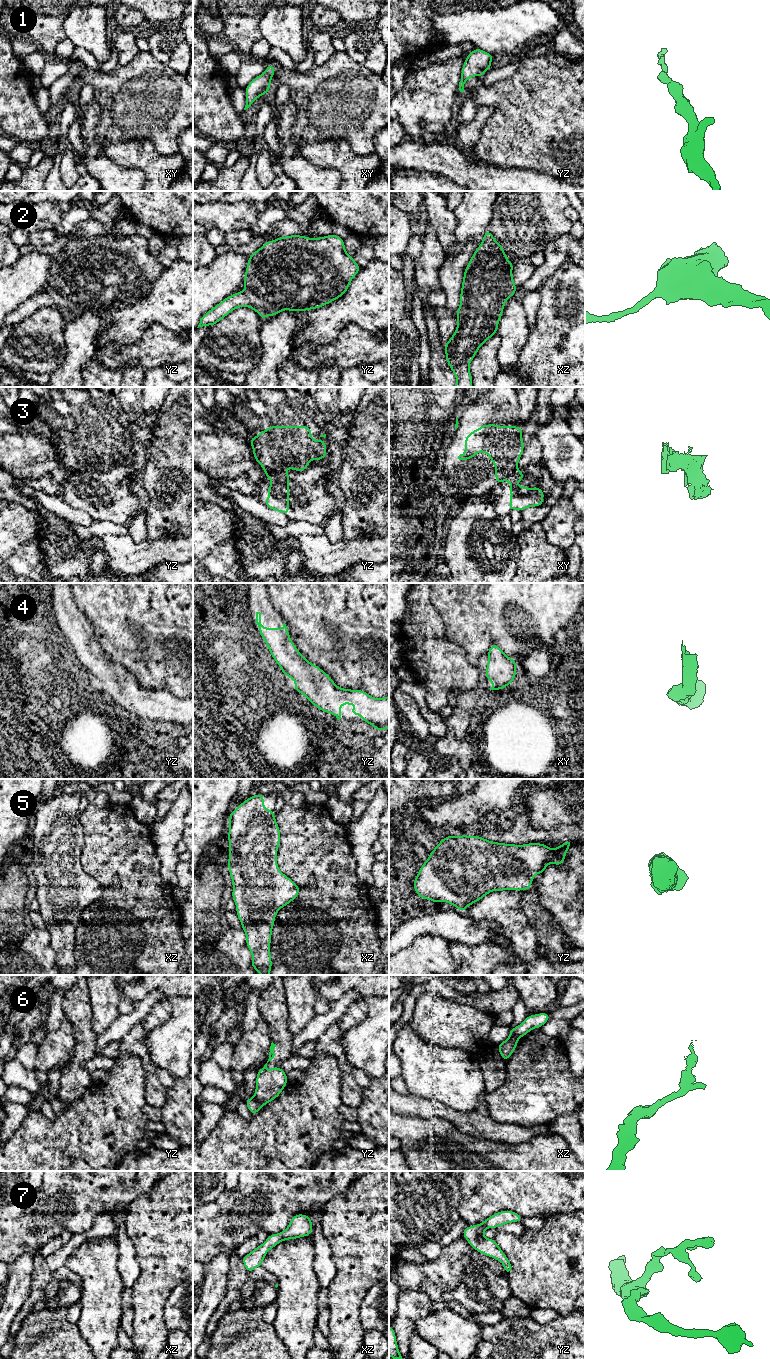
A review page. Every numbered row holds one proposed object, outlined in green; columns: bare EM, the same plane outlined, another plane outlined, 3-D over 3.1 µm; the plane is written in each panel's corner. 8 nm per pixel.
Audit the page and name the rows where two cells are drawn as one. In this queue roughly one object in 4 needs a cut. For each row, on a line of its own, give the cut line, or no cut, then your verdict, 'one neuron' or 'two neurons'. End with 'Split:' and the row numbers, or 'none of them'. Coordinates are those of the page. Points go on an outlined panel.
1: no cut | one neuron
2: no cut | one neuron
3: yz (282, 471), (274, 471), (266, 475) | two neurons
4: no cut | one neuron
5: no cut | one neuron
6: xz (517, 1038), (508, 1039) | two neurons
7: no cut | one neuron
Split: 3, 6

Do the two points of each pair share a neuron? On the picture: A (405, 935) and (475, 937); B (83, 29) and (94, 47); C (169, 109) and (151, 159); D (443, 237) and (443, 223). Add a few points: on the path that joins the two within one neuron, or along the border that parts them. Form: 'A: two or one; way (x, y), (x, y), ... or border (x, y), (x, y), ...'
A: one; way (422, 926), (458, 926)
B: one; way (87, 33), (94, 40), (94, 43)
C: two; border (132, 139), (148, 139), (162, 154), (177, 153)
D: one; way (443, 234), (443, 226)

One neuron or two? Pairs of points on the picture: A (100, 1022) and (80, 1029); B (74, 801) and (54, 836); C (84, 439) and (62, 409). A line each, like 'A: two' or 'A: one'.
A: two
B: one
C: two

